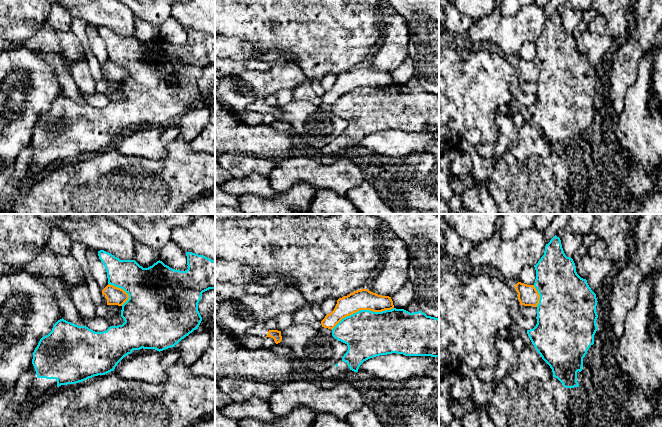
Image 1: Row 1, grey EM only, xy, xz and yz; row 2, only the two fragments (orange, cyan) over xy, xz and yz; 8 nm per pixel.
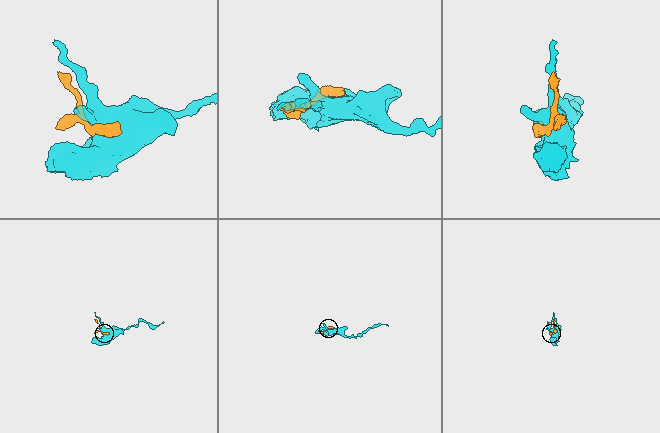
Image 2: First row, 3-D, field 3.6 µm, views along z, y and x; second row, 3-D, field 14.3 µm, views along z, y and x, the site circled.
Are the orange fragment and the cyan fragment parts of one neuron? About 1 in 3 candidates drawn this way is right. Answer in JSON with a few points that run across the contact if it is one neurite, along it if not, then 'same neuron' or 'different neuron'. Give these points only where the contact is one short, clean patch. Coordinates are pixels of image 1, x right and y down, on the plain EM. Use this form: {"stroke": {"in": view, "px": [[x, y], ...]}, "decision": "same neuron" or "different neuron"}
{"decision": "different neuron"}

